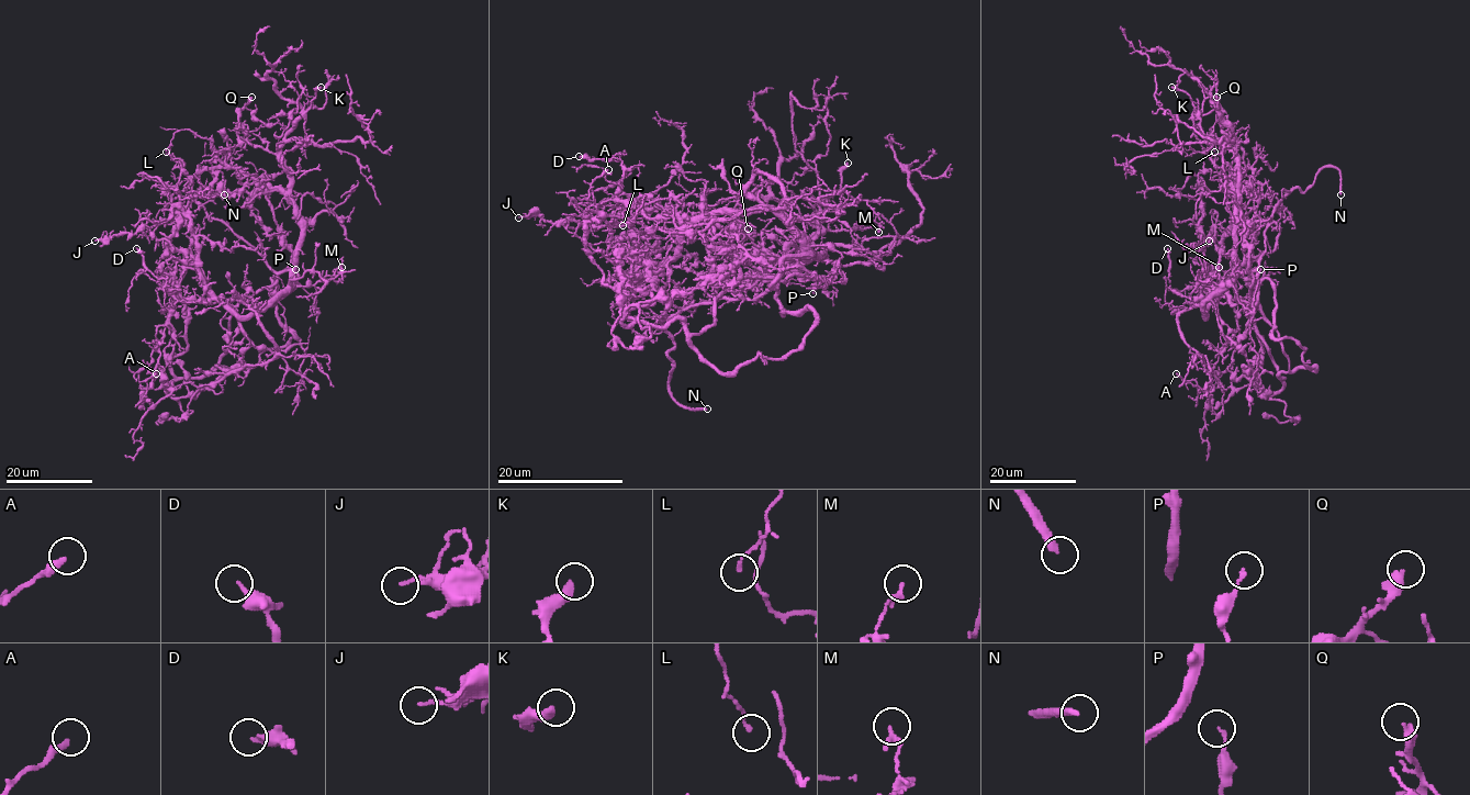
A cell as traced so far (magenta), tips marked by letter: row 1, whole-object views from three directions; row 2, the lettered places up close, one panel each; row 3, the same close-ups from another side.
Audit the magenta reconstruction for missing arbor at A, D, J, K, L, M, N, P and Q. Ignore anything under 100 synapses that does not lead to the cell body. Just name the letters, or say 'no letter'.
N

